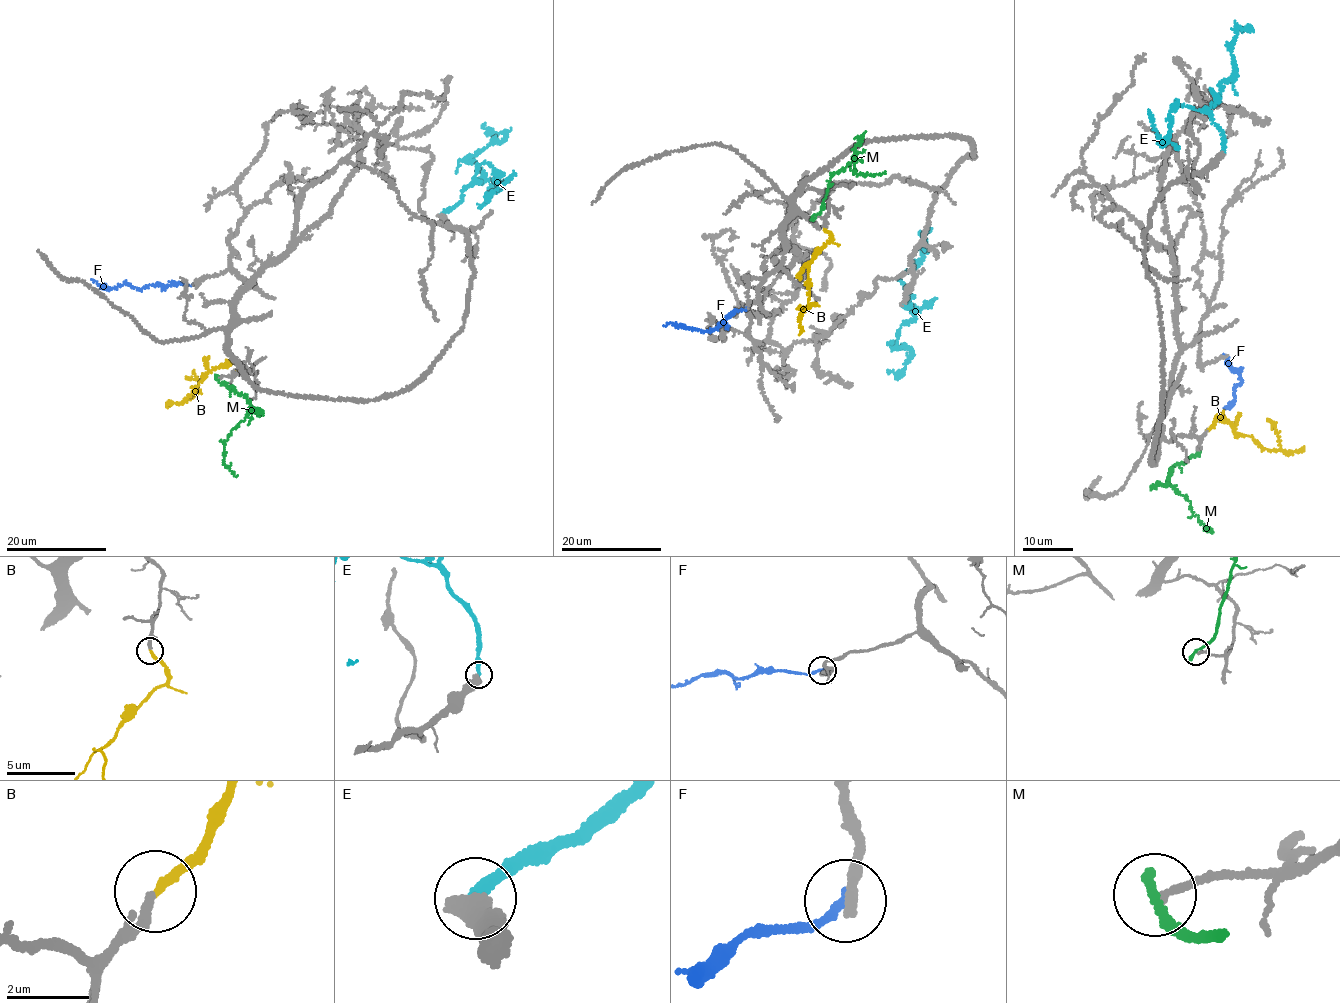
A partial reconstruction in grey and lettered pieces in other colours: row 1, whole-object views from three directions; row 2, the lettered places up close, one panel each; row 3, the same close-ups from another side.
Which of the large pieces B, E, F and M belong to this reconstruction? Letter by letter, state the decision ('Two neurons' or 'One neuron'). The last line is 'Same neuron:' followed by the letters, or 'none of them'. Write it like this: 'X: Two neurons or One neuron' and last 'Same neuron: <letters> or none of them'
B: One neuron
E: Two neurons
F: Two neurons
M: Two neurons
Same neuron: B

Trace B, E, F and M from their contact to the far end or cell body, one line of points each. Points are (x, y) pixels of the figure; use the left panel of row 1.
B: (234, 371), (243, 368), (234, 361), (207, 373), (183, 401), (186, 402), (198, 391), (193, 371)
E: (441, 215), (459, 201), (465, 188), (484, 172), (469, 156), (505, 137), (505, 132), (497, 134), (484, 123)
F: (195, 284), (156, 284), (137, 289), (123, 284), (111, 289), (101, 287), (92, 279)
M: (217, 379), (245, 396), (249, 403), (250, 409), (244, 419), (224, 443), (225, 465), (237, 475)

